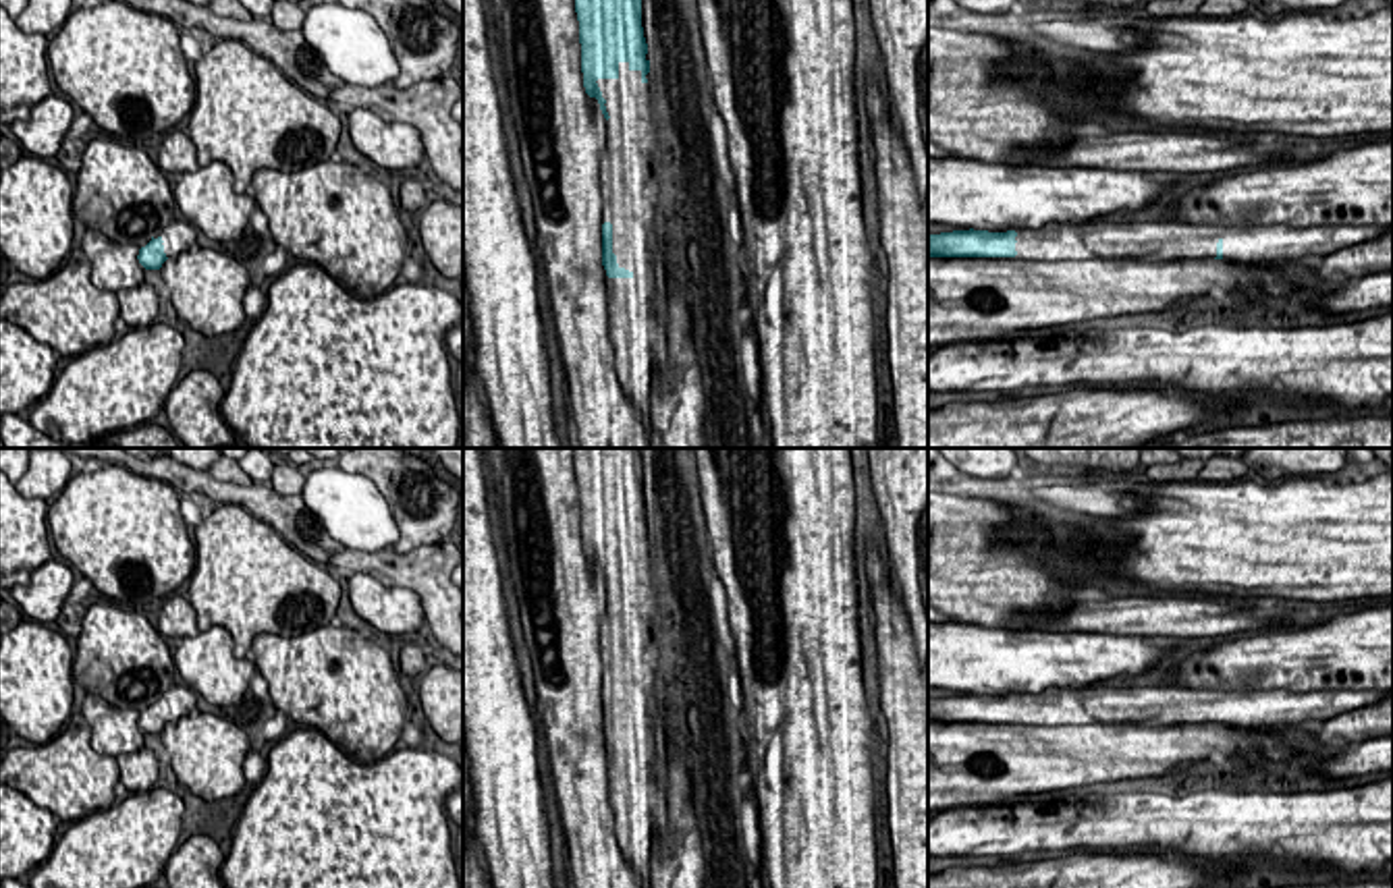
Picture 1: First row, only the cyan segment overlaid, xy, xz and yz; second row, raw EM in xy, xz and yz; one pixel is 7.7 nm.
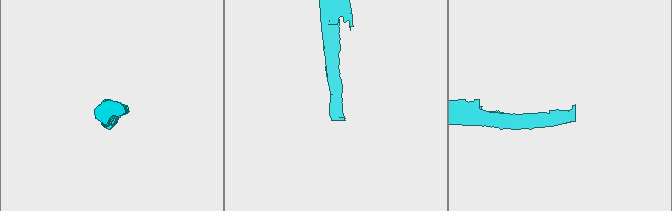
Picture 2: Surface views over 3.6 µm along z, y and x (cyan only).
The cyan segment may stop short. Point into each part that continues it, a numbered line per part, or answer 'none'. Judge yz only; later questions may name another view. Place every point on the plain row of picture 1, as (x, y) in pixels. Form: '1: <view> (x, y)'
1: yz (1163, 706)

